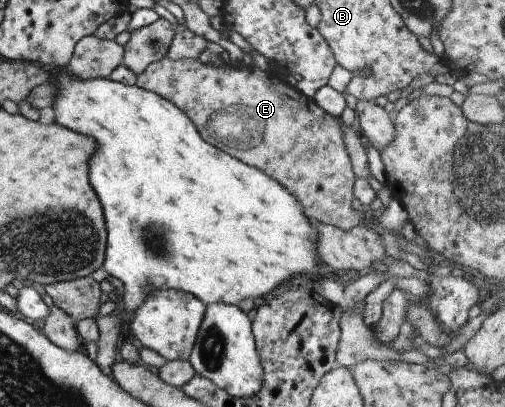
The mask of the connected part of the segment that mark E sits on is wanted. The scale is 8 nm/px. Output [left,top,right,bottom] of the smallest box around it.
[135,57,374,231]

